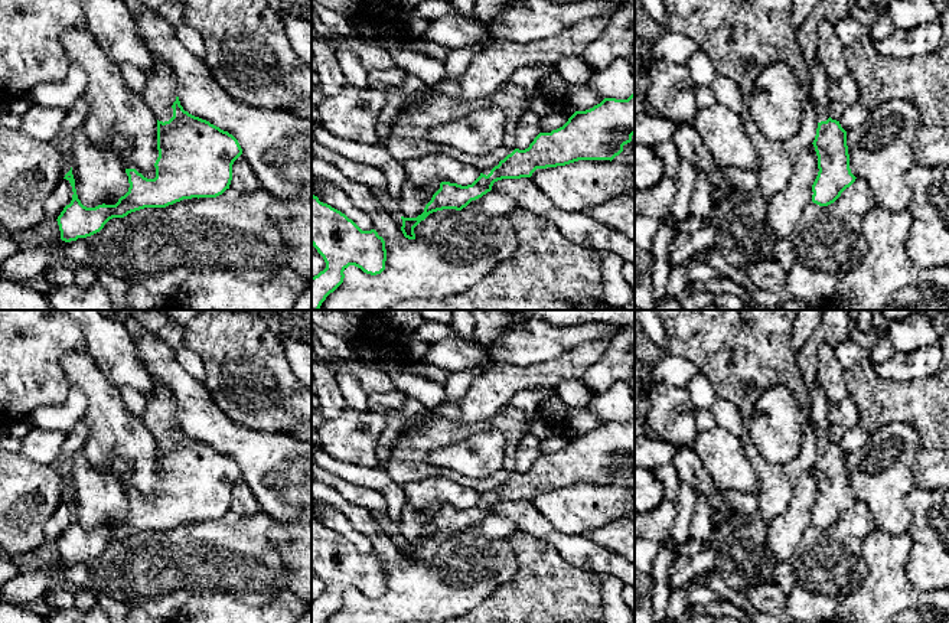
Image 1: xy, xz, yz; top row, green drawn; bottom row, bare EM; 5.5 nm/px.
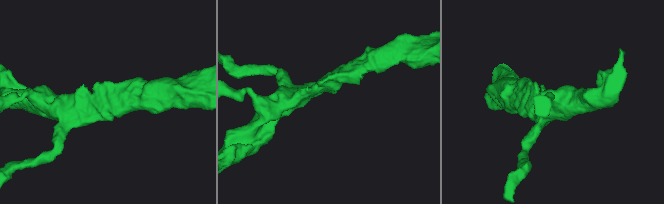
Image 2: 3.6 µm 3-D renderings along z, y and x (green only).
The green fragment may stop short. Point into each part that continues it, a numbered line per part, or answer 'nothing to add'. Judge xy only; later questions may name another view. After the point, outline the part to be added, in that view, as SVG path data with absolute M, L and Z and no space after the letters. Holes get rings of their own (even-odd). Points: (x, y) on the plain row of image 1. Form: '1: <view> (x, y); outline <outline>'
1: xy (160, 414); outline M153 384L153 394L147 401L143 423L159 444L169 444L173 440L173 425L177 420L177 402L172 392Z

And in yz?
1: yz (818, 404); outline M815 379L809 392L809 421L816 433L818 446L829 441L828 399L824 388Z

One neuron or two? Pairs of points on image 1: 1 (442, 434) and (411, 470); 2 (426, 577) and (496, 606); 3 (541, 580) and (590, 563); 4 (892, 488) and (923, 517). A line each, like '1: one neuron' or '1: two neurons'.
1: one neuron
2: two neurons
3: two neurons
4: two neurons

